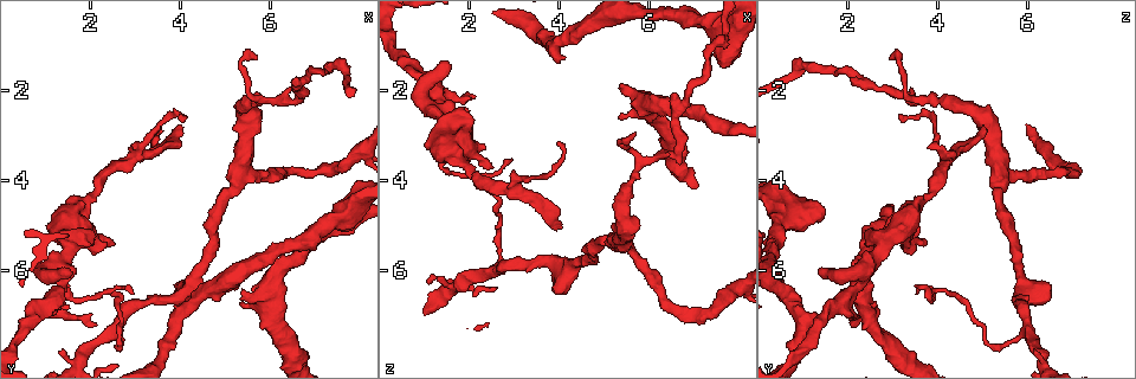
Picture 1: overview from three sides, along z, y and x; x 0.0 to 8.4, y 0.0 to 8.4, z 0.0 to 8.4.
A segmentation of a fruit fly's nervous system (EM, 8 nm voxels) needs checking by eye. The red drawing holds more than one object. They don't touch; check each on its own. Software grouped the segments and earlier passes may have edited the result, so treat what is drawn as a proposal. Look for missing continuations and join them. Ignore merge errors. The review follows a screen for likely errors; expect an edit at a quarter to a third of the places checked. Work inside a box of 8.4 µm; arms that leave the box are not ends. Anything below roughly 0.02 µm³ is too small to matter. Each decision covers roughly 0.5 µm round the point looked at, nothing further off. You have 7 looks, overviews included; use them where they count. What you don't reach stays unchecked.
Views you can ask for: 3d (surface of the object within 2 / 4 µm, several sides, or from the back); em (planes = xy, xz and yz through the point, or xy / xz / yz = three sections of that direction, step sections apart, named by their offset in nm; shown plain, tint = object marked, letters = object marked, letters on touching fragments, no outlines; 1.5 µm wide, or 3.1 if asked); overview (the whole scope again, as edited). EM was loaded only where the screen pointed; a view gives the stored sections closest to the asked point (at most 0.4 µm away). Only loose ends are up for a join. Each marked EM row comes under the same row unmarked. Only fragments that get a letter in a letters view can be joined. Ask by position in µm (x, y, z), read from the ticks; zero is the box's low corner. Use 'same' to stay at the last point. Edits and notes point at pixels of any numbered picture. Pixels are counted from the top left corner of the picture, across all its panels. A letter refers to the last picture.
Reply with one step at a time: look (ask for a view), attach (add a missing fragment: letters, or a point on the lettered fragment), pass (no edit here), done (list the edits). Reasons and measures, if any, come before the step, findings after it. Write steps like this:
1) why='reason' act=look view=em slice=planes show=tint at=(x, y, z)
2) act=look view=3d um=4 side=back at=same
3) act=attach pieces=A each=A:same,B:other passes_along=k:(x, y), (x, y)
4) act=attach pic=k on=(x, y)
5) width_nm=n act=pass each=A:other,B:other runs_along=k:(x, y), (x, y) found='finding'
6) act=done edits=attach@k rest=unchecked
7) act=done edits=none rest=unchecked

why='an open end' act=look view=3d um=4 at=(5.35, 6.40, 1.95)

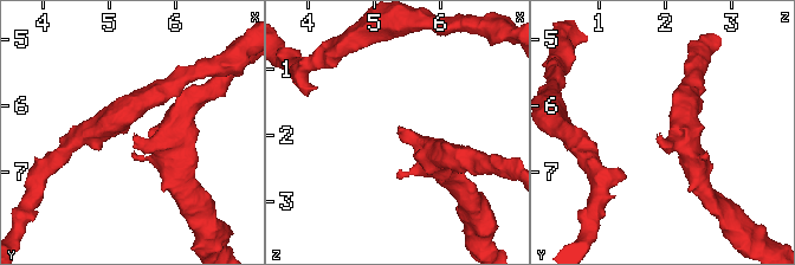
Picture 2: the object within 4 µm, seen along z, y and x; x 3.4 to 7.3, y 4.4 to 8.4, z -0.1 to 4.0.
act=look view=em slice=planes show=tint at=(5.40, 6.45, 1.95)

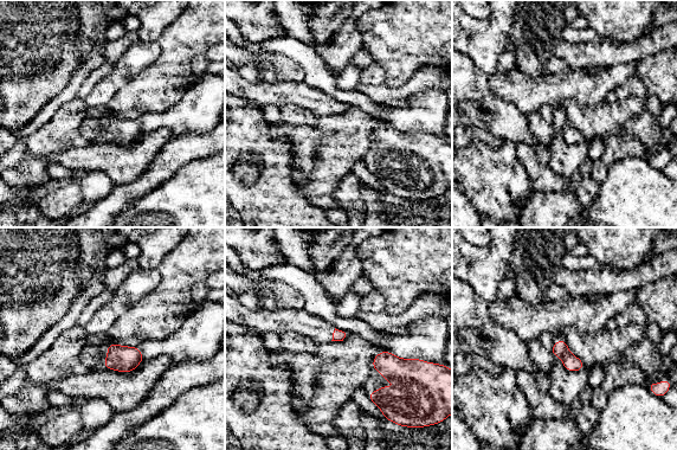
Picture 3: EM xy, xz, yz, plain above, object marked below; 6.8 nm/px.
act=look view=em slice=planes show=letters at=same

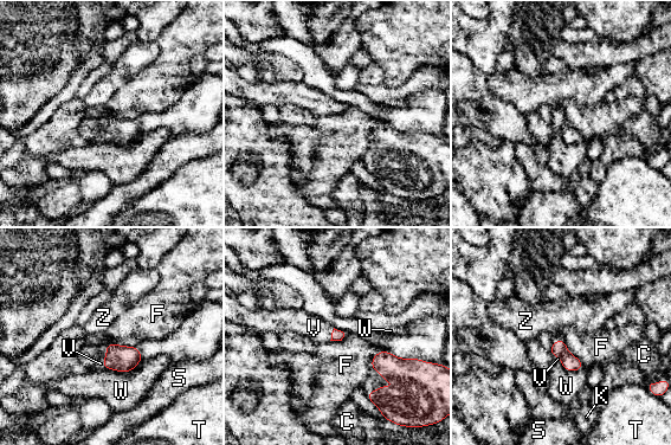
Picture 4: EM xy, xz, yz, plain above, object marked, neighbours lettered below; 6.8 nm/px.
longest_contact=W:300nm act=attach pieces=V each=C:other,F:other,K:other,S:other,T:other,V:same,W:other,Z:other found='the neuron continues'

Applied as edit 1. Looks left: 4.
why='branch stops here' act=look view=3d um=2 at=(3.95, 2.85, 5.00)

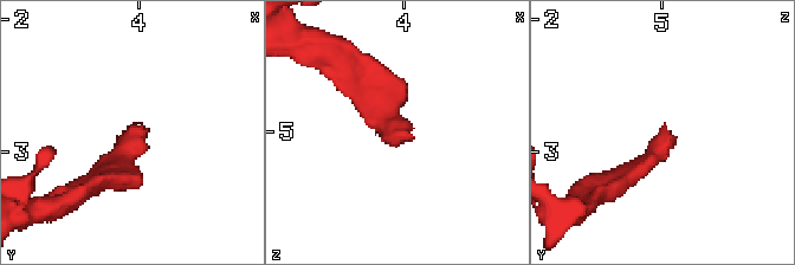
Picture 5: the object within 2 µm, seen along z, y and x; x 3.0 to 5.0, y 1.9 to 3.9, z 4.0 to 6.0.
why='need the tissue' act=look view=em slice=yz step=8 show=tint at=(4.00, 2.82, 5.02)

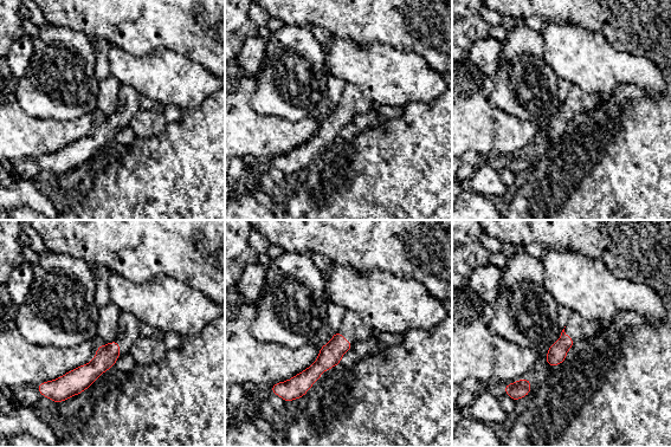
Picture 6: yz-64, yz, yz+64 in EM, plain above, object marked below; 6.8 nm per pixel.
act=look view=em slice=yz step=8 show=letters at=same

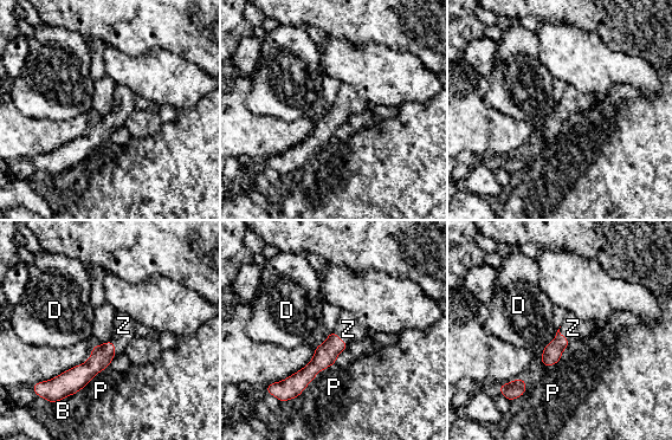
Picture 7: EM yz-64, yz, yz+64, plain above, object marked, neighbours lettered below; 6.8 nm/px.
act=attach pieces=Z each=B:other,D:other,P:other,Z:same passes_along=7:(325, 354), (338, 337), (348, 329) found='it goes on there'

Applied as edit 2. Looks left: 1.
act=done edits=attach@4,attach@7 rest=unchecked

